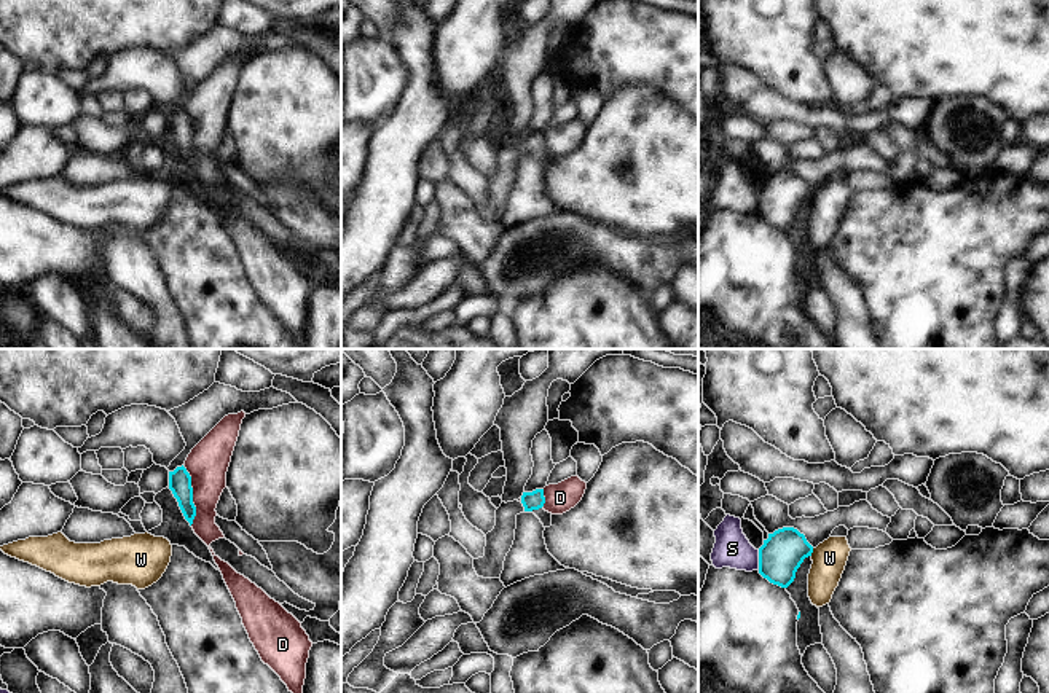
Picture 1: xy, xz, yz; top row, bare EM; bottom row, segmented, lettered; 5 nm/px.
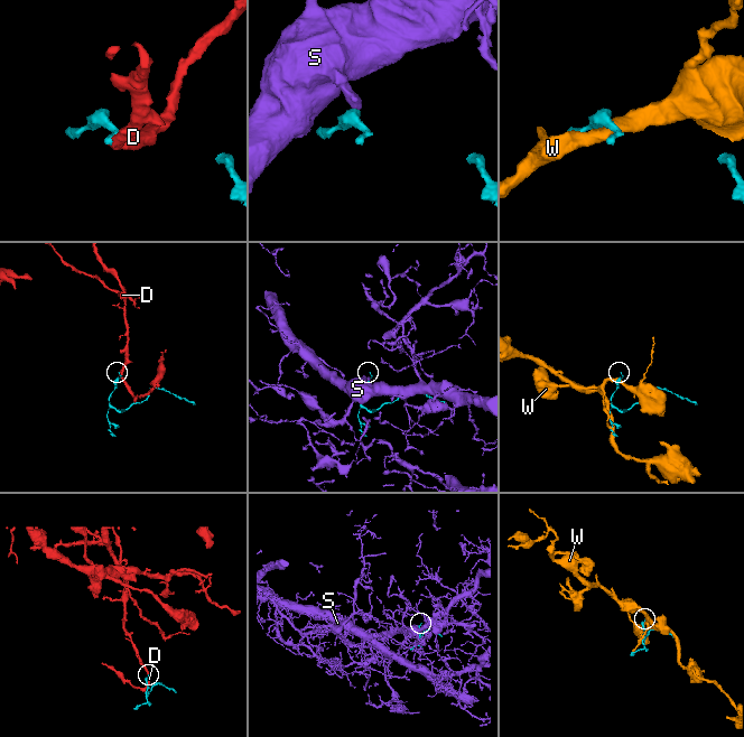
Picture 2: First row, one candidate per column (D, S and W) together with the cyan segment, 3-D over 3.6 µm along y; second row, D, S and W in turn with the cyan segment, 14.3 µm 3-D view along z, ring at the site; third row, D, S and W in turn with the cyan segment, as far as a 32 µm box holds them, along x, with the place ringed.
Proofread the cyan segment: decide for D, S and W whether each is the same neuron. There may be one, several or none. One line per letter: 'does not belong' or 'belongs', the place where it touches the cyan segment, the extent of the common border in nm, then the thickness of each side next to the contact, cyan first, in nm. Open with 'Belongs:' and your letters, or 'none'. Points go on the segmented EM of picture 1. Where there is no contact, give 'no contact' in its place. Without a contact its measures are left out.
Belongs: none
D: does not belong; contact xy (192, 496); length 300 nm; calibres 110 and 200 nm
S: does not belong; contact yz (759, 559); length 100 nm; calibres 220 and 180 nm
W: does not belong; contact yz (812, 552); length 40 nm; calibres 220 and 180 nm

